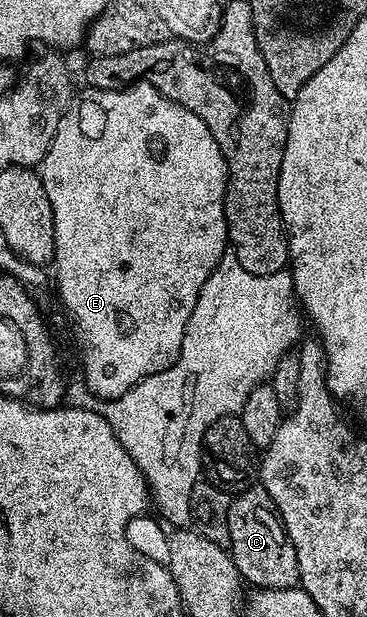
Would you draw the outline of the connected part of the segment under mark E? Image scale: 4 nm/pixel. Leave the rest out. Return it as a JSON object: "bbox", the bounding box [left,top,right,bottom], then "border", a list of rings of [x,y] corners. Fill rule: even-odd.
{"bbox":[41,80,229,400],"border":[[[140,80],[121,90],[87,88],[84,91],[80,98],[78,95],[72,101],[61,116],[61,124],[57,124],[57,132],[53,132],[53,140],[41,163],[41,177],[45,184],[45,192],[49,196],[49,204],[53,208],[53,282],[59,285],[59,298],[75,321],[75,334],[79,337],[79,354],[83,357],[82,381],[97,397],[106,400],[121,397],[141,380],[169,368],[179,359],[185,324],[189,324],[189,316],[193,316],[193,304],[197,304],[197,296],[205,280],[209,280],[209,276],[229,250],[227,221],[223,211],[227,191],[227,165],[221,156],[217,140],[213,140],[213,132],[205,128],[205,120],[201,120],[201,116],[189,112],[181,104],[169,100],[148,82]]]}

